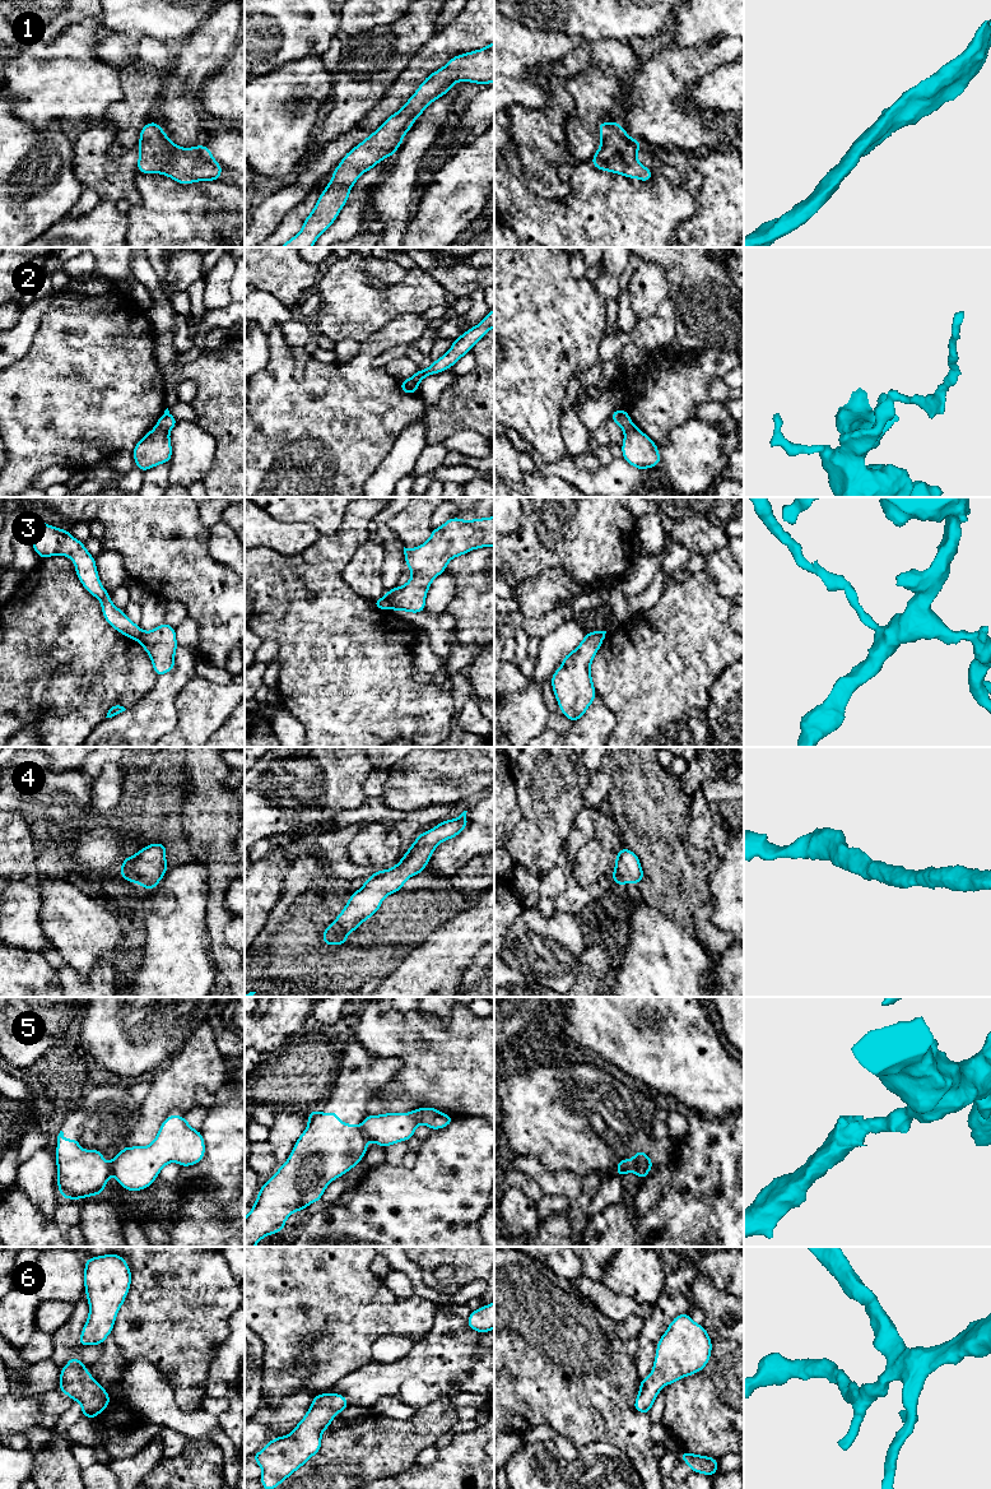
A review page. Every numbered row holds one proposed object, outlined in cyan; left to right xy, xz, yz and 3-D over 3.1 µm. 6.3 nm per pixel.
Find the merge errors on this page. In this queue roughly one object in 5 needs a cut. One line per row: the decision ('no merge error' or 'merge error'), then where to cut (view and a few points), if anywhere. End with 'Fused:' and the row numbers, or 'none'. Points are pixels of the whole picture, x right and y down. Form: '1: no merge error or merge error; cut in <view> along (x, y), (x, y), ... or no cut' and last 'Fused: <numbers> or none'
1: no merge error; no cut
2: merge error; cut in xy along (156, 426), (168, 434)
3: merge error; cut in xz along (385, 595), (391, 607)
4: no merge error; no cut
5: merge error; cut in xy along (111, 1162), (112, 1173)
6: no merge error; no cut
Fused: 2, 3, 5

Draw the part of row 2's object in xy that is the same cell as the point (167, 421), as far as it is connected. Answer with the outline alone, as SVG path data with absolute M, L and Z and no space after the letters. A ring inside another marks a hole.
M168 408L157 421L155 427L162 428L166 432L171 432L171 430L178 423L178 421L169 413Z

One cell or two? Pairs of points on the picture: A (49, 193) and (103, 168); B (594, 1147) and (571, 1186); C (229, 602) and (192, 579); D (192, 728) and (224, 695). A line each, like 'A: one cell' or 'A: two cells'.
A: two cells
B: two cells
C: one cell
D: one cell

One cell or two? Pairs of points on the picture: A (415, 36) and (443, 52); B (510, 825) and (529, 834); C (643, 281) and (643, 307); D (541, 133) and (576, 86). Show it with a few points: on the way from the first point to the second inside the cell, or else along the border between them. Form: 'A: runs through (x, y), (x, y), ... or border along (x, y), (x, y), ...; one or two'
A: border along (440, 28), (409, 63); two
B: border along (516, 797), (520, 805), (521, 821), (513, 830); two
C: runs through (646, 287), (645, 301); one
D: border along (561, 82), (573, 101), (566, 123); two

